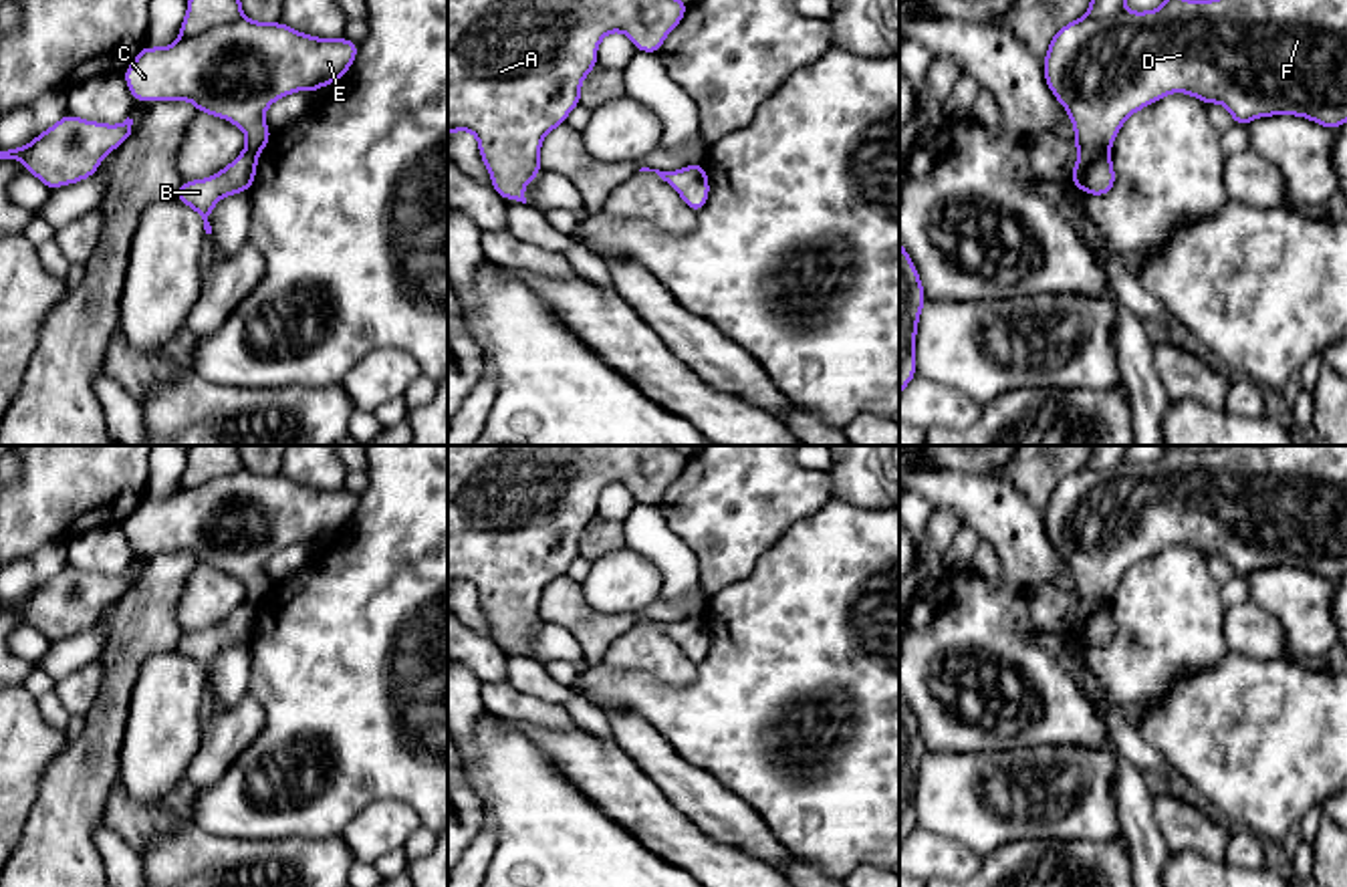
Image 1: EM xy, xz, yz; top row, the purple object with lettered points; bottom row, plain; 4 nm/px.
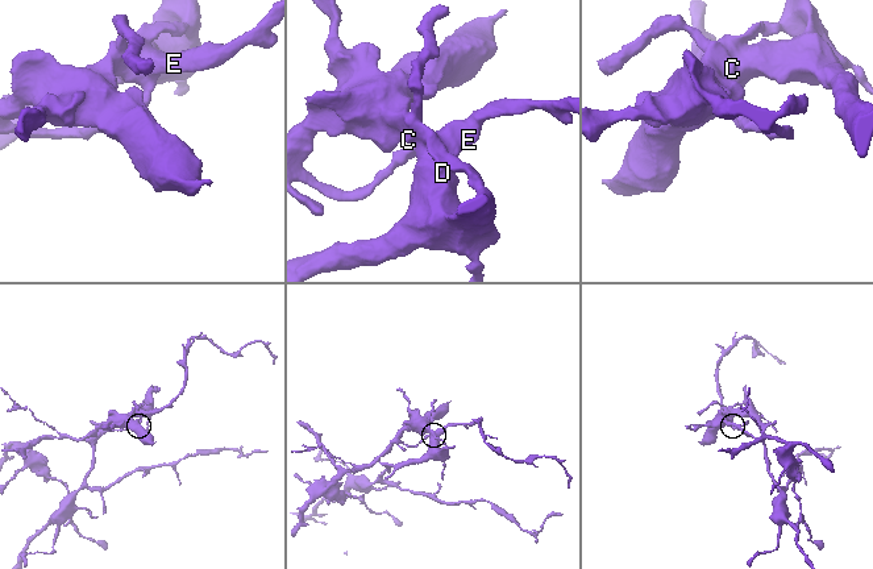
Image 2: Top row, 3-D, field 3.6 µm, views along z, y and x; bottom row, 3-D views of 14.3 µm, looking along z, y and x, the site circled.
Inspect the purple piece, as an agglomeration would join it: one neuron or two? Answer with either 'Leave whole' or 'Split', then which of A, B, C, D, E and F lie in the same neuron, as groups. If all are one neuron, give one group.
Split. Groups: A B / C D E F

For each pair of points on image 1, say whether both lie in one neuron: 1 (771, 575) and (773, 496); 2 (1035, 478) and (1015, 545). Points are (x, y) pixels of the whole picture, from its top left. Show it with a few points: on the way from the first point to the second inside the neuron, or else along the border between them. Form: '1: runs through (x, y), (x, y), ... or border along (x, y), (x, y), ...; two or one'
1: border along (807, 517), (737, 579); two
2: border along (1007, 474), (1041, 513); two

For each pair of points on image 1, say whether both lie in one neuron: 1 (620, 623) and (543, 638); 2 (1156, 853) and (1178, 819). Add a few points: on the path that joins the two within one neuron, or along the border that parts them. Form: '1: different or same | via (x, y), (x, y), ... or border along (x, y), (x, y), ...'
1: different | border along (543, 619), (561, 625), (577, 642), (583, 664)
2: different | border along (1152, 797), (1156, 823), (1170, 851)

